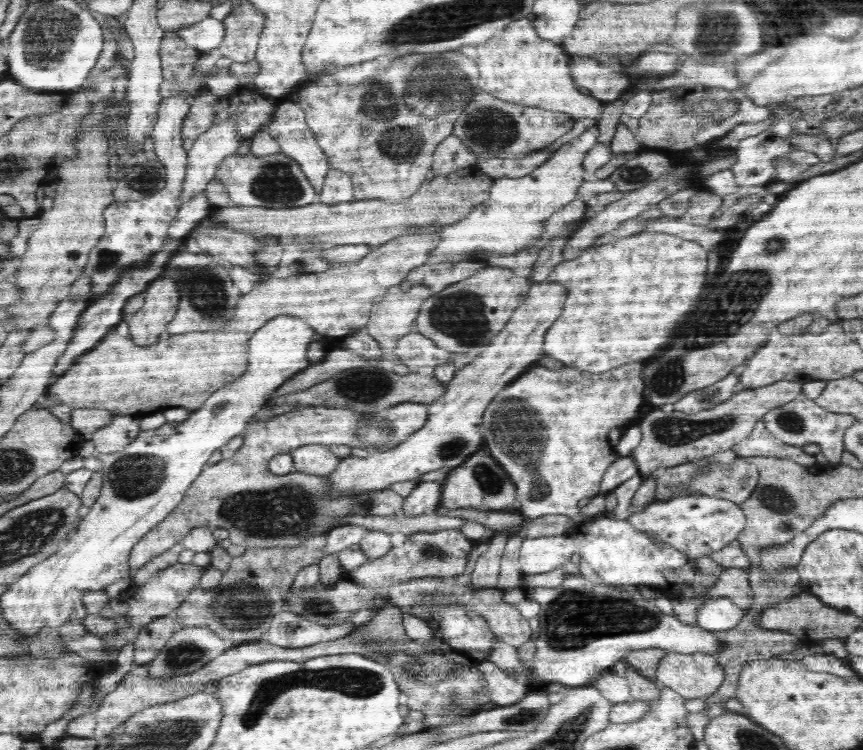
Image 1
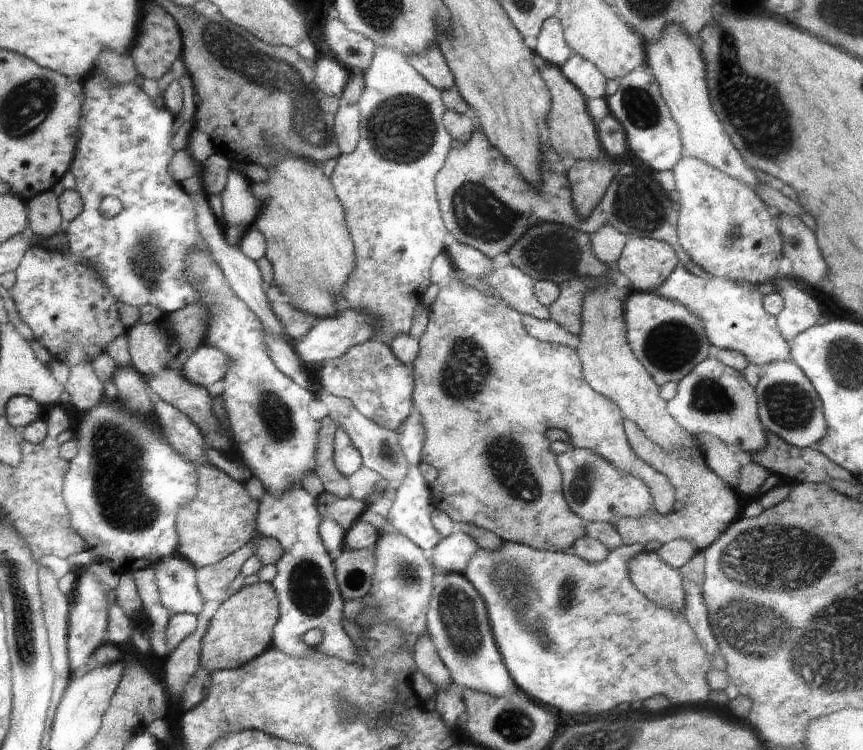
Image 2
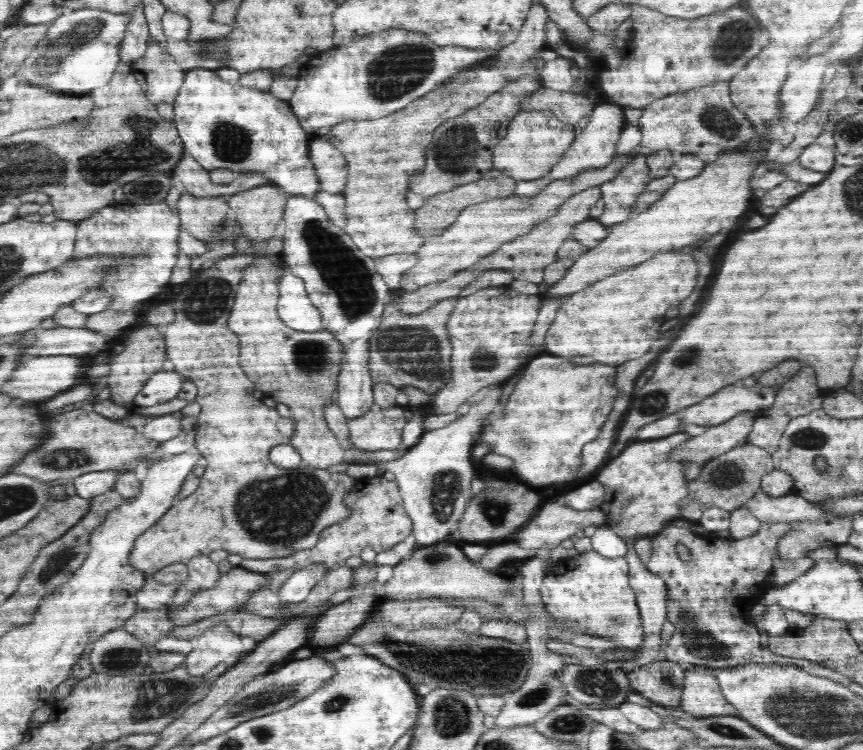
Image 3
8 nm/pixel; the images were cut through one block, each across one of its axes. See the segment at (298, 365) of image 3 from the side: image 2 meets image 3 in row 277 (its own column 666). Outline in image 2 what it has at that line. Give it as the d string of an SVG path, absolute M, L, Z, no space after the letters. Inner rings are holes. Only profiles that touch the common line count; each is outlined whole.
M628 234L616 268L636 290L652 292L666 282L676 264L678 258L668 244Z

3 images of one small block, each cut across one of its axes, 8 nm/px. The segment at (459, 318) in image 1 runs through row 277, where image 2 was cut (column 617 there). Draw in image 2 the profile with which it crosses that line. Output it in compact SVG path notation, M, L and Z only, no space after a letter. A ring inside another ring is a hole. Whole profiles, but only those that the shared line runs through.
M570 450L558 456L558 468L562 474L564 500L578 518L586 522L610 522L618 524L622 518L636 518L648 515L650 494L648 488L634 476L618 472L612 464L590 450ZM644 512L644 514L642 514Z

